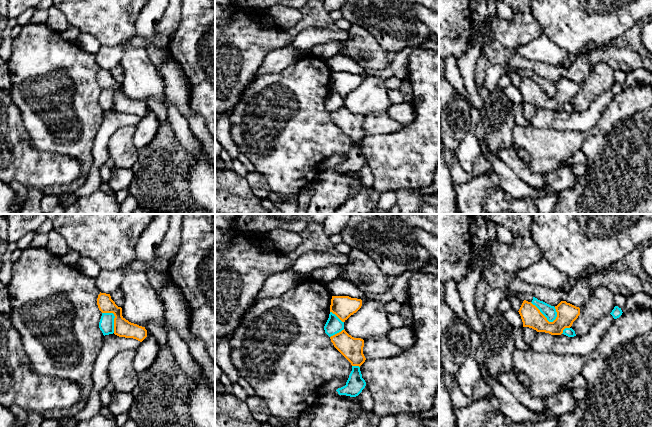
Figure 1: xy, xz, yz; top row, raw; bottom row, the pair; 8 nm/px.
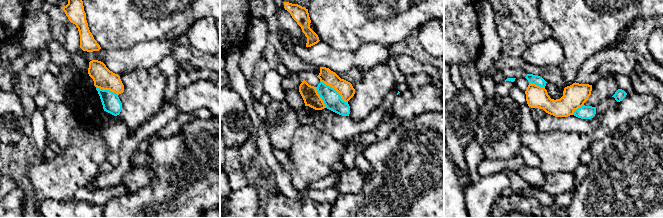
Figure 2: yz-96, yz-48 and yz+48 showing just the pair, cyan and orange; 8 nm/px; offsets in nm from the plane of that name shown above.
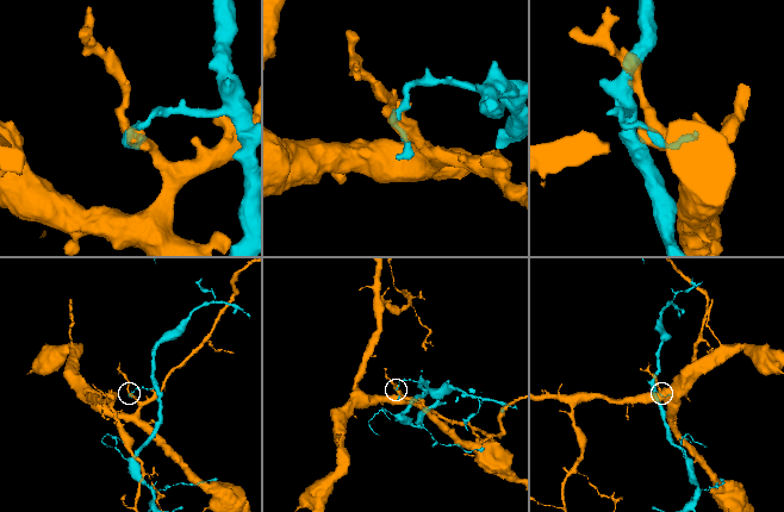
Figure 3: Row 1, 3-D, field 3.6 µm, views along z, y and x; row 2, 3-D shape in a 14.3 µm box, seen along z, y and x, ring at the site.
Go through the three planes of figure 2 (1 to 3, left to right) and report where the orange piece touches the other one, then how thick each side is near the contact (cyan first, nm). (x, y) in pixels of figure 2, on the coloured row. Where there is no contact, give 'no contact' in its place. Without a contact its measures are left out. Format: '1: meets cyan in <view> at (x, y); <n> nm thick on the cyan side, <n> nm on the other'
1: meets cyan in yz-96 at (107, 90); 150 nm thick on the cyan side, 170 nm on the other
2: meets cyan in yz-48 at (335, 90); 140 nm thick on the cyan side, 120 nm on the other
3: meets cyan in yz+48 at (537, 84); 80 nm thick on the cyan side, 180 nm on the other

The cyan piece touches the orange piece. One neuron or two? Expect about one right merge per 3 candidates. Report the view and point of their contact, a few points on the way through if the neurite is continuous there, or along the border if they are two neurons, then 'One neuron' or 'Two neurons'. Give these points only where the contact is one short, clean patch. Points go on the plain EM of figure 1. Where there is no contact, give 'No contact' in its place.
Touches cyan at yz (543, 90). Two neurons

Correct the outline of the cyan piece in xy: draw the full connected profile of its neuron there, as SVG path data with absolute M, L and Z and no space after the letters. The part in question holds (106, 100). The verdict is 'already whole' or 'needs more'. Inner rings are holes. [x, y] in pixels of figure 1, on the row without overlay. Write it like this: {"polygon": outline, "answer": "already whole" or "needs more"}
{"polygon": "M102 89L99 104L104 112L114 109L114 94L113 89Z", "answer": "already whole"}

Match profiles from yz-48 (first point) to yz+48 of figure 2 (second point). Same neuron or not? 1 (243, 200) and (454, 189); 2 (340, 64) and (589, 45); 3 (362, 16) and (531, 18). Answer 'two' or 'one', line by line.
1: two
2: two
3: two

